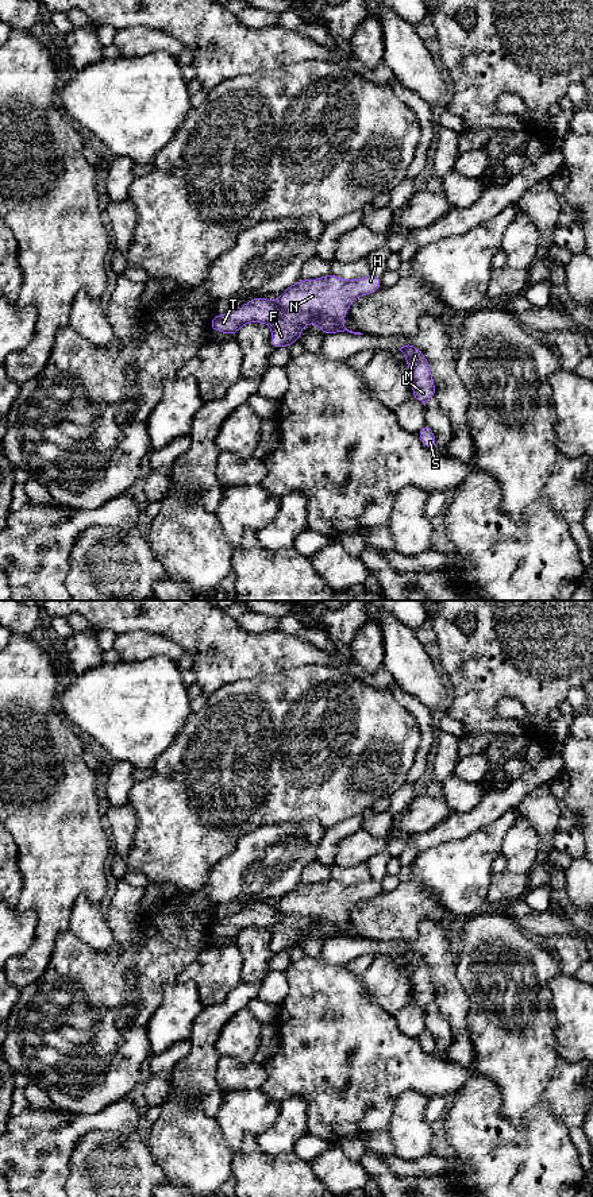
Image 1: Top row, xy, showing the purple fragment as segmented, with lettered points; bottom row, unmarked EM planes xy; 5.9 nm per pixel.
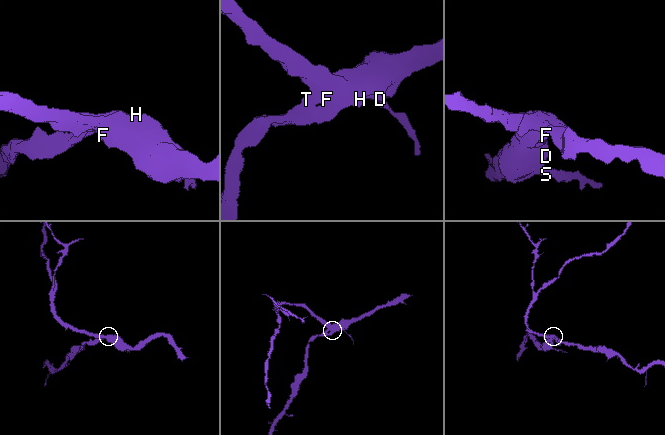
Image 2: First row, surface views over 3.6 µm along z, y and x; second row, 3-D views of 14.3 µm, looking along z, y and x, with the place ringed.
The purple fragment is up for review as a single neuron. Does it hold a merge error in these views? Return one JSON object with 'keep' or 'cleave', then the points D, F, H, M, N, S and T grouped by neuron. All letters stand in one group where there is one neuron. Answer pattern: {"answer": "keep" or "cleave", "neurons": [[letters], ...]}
{"answer": "keep", "neurons": [["D", "F", "H", "M", "N", "S", "T"]]}

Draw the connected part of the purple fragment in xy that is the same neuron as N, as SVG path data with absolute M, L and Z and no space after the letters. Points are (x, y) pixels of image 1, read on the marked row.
M334 274L326 275L320 279L300 279L297 283L284 290L277 301L255 297L247 301L242 309L234 309L222 316L213 316L209 328L235 336L243 324L267 323L272 325L273 348L292 345L299 340L304 325L308 323L315 323L326 335L344 331L354 335L363 335L361 332L349 331L342 321L349 310L349 305L355 298L371 294L381 287L381 278L374 274L354 281L344 281Z

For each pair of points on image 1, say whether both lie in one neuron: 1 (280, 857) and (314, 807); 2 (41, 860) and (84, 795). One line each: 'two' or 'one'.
1: two
2: one

